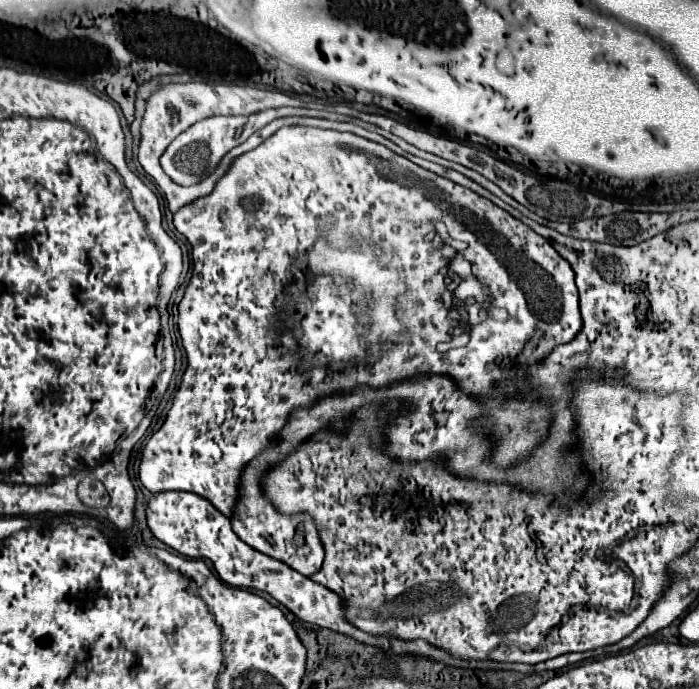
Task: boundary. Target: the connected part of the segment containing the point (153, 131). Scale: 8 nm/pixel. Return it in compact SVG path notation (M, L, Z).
M188 82L188 84L168 84L162 86L160 90L156 90L146 104L146 114L142 120L142 142L140 142L140 152L138 152L138 160L142 164L142 168L158 182L158 186L164 190L166 200L168 200L168 208L170 212L178 212L182 206L206 196L208 192L214 190L216 182L228 172L228 168L232 166L232 162L236 160L236 150L252 150L256 146L260 146L262 140L270 138L276 130L280 130L282 126L314 126L314 128L330 128L332 120L322 120L322 118L300 118L300 116L292 116L292 118L278 118L274 122L270 122L266 128L262 128L260 132L256 132L252 138L248 138L244 144L236 146L234 150L230 150L230 154L226 154L220 162L220 166L216 168L216 172L212 176L208 176L206 180L202 180L200 184L194 184L190 188L178 186L174 184L164 170L160 168L160 156L164 154L164 150L168 148L168 144L178 136L178 132L188 130L188 126L210 118L210 116L228 116L228 114L254 114L266 108L280 108L280 106L306 106L302 100L292 98L288 94L282 94L278 90L258 90L258 88L250 88L250 86L226 86L226 84L206 84L206 82Z

